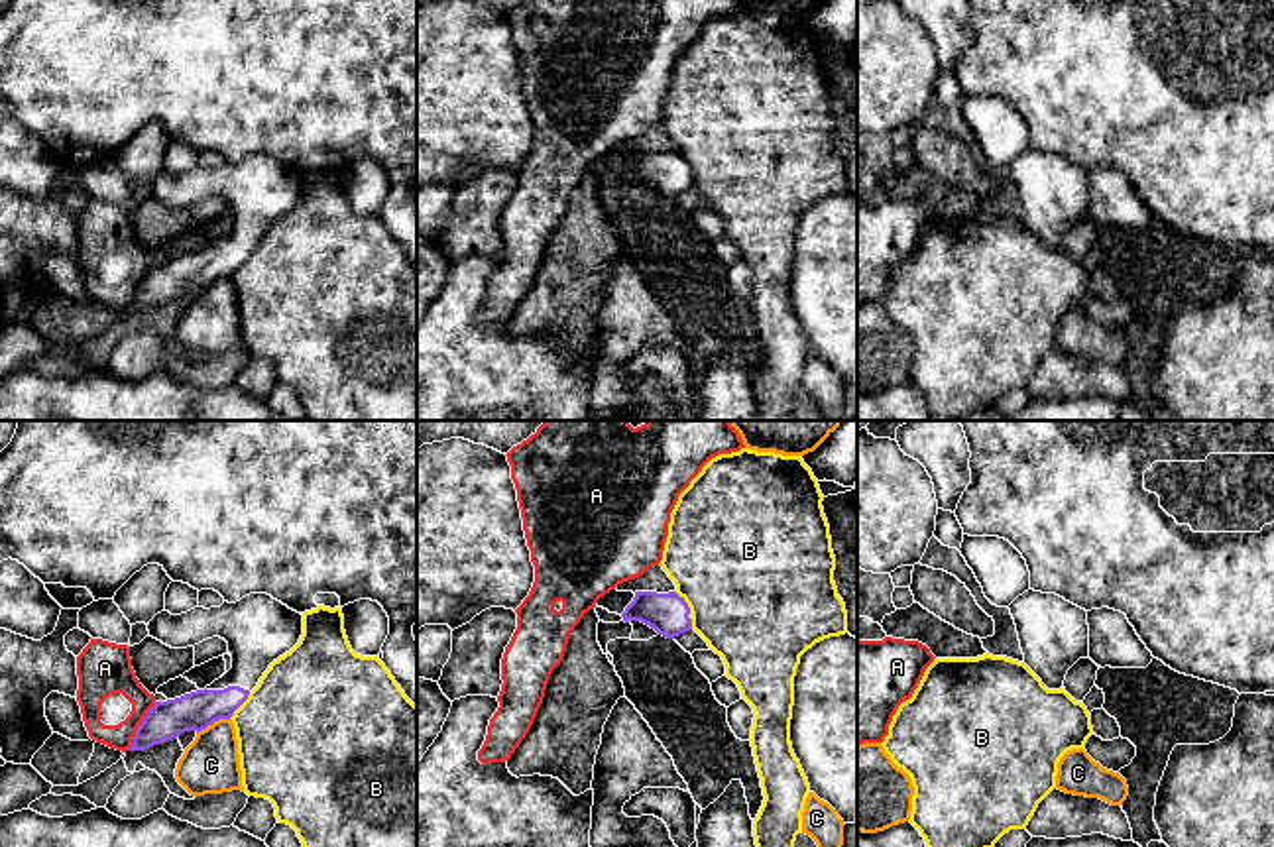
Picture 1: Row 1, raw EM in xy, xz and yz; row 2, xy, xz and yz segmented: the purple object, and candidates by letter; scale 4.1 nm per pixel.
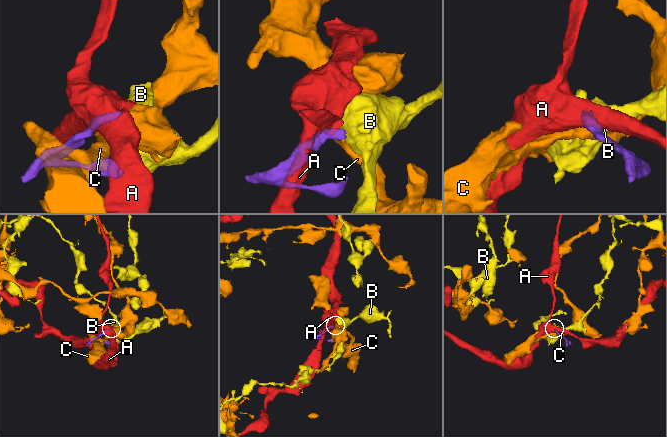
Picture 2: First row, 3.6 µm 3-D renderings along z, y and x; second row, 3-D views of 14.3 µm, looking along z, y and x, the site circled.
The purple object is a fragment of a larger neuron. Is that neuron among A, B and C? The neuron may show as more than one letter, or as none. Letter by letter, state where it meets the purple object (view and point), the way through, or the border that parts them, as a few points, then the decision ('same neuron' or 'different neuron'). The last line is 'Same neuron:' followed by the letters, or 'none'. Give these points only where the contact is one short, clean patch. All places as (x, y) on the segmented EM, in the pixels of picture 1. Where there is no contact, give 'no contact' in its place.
A: contact xy (140, 726); border xy (156, 702), (136, 730), (128, 749); different neuron
B: contact xy (240, 704); border xy (250, 692), (229, 718); different neuron
C: contact xy (213, 722); border xy (229, 718), (219, 718), (197, 734); different neuron
Same neuron: none

